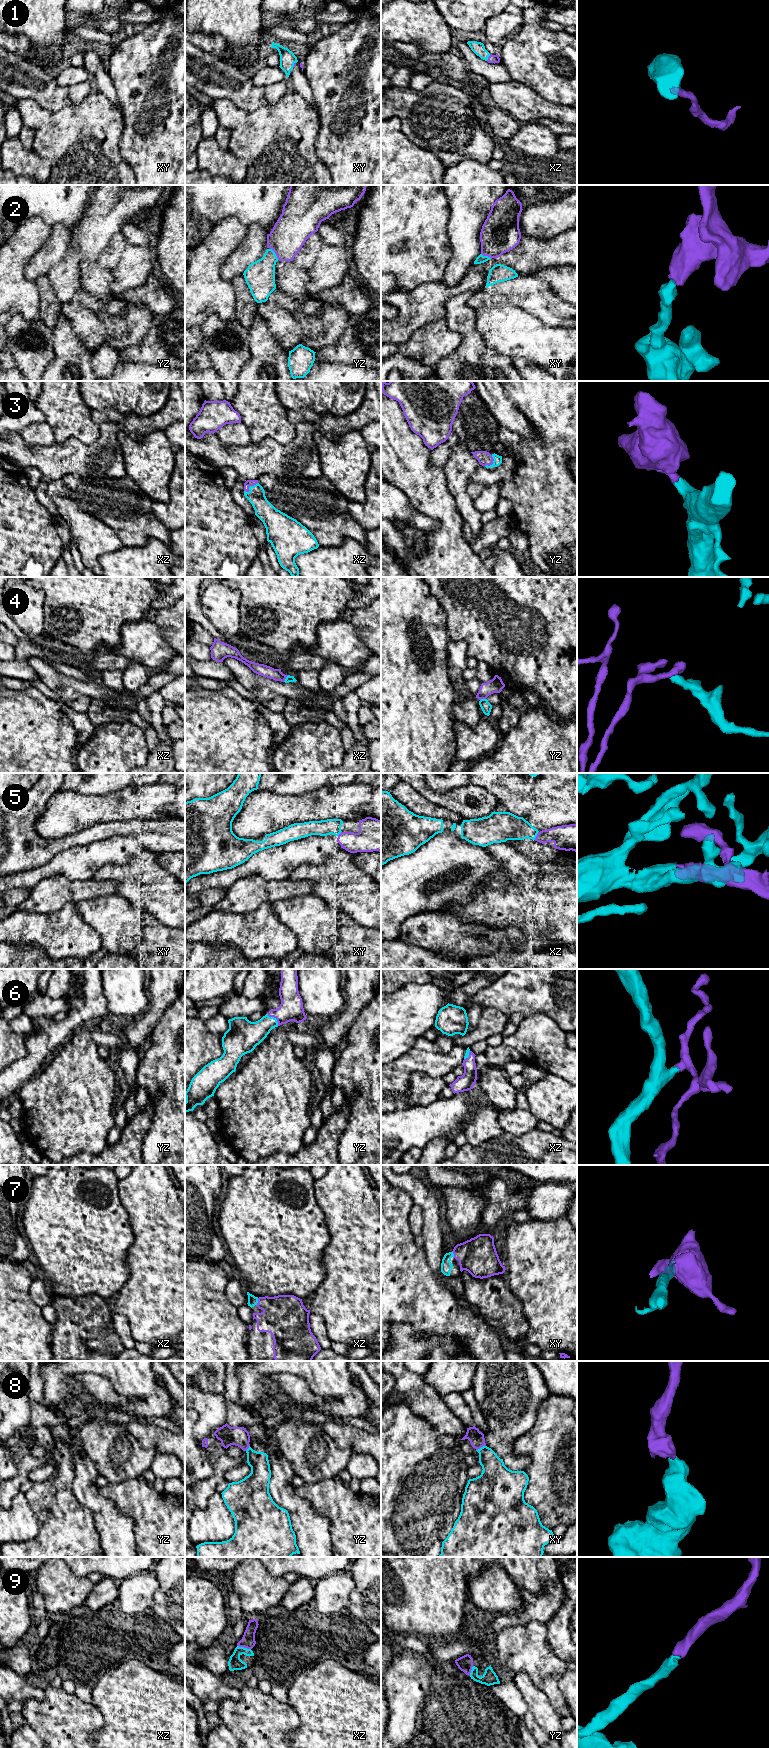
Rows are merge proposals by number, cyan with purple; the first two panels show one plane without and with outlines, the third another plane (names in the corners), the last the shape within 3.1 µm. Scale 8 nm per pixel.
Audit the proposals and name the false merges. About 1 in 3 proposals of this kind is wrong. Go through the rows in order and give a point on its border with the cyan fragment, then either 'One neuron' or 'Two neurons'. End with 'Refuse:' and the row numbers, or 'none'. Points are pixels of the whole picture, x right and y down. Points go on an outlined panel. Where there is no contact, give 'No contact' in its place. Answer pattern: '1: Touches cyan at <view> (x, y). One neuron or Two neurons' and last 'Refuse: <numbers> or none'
1: Touches cyan at xz (488, 56). One neuron
2: Touches cyan at yz (275, 254). One neuron
3: Touches cyan at xz (249, 487). One neuron
4: Touches cyan at xz (286, 678). Two neurons
5: Touches cyan at xz (536, 835). One neuron
6: Touches cyan at yz (275, 1018). One neuron
7: Touches cyan at xz (257, 1301). One neuron
8: Touches cyan at xy (481, 1447). One neuron
9: Touches cyan at xz (243, 1647). One neuron
Refuse: 4

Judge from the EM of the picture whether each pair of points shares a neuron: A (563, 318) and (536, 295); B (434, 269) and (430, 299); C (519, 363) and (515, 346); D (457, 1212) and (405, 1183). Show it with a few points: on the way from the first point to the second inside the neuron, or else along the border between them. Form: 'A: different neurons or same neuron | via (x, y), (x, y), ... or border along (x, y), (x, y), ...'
A: same neuron | via (556, 312), (552, 311), (543, 302)
B: different neurons | border along (441, 281), (424, 282), (410, 290)
C: different neurons | border along (513, 359), (530, 359), (538, 365)
D: different neurons | border along (435, 1190), (442, 1202)

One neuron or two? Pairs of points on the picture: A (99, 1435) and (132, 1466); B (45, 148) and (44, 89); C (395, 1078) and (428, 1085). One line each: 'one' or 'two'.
A: one
B: two
C: two

